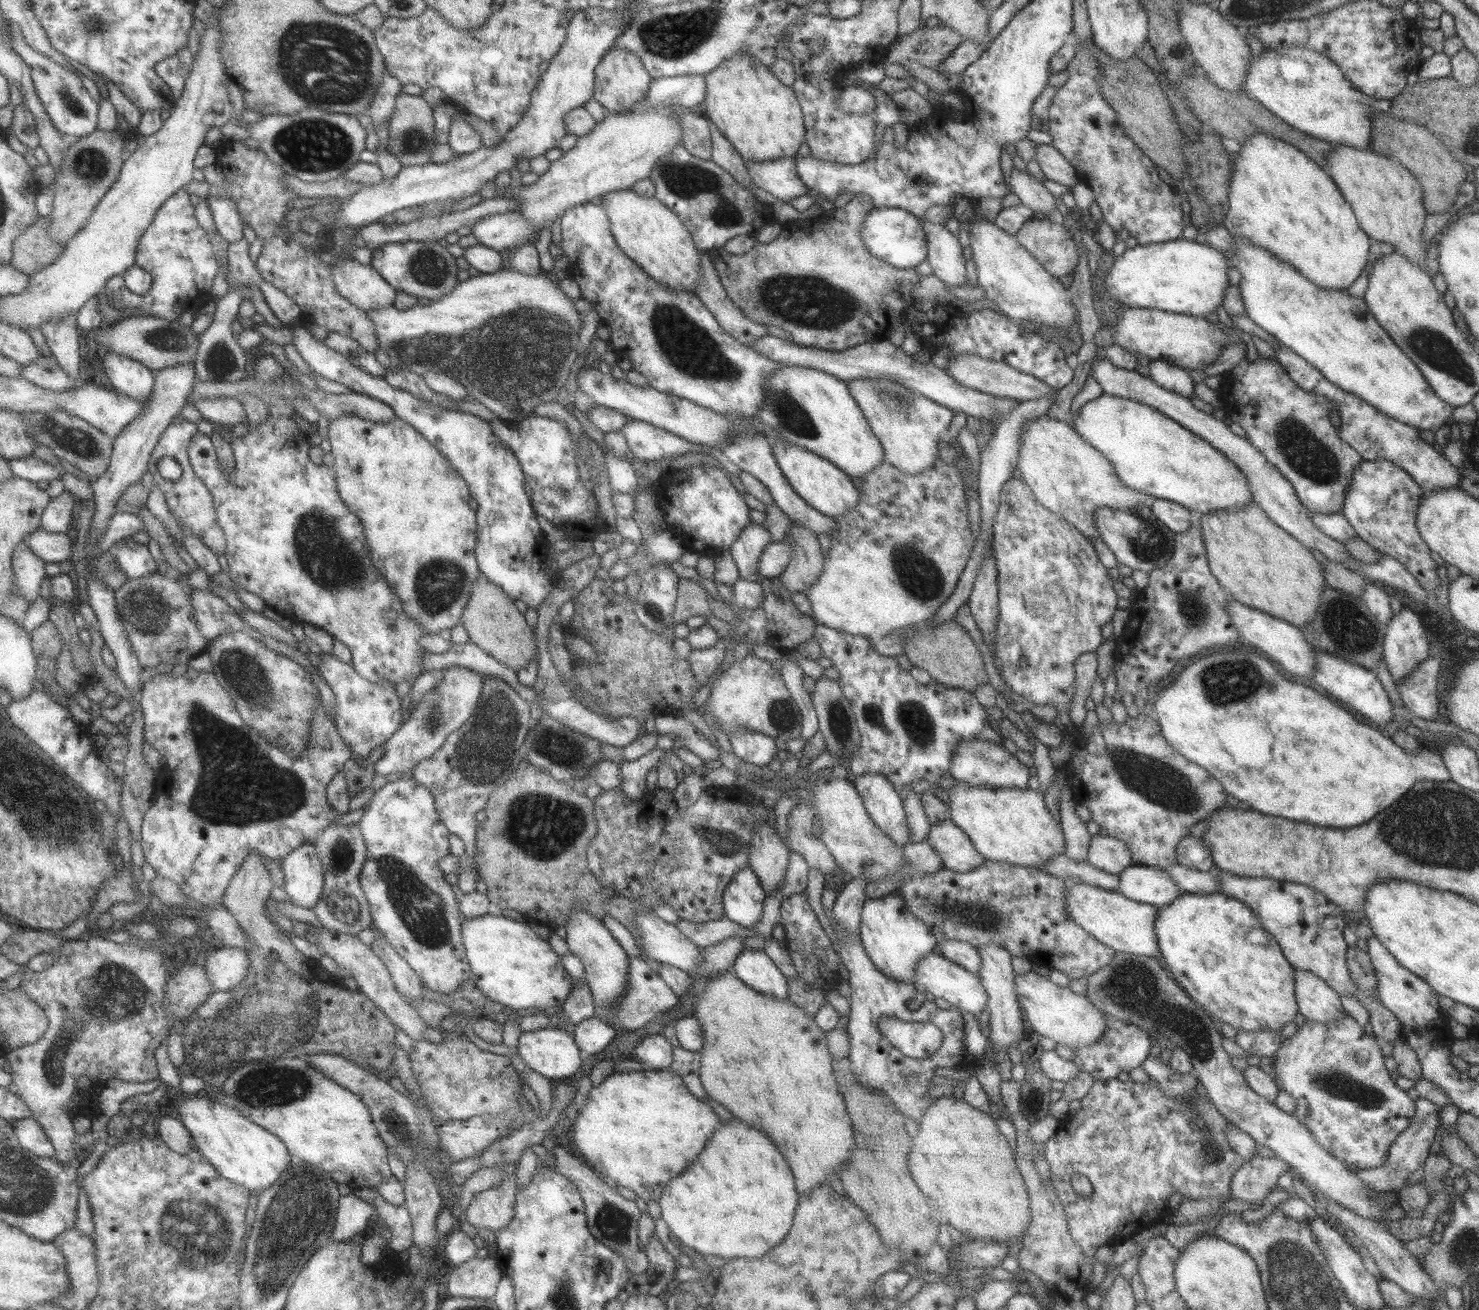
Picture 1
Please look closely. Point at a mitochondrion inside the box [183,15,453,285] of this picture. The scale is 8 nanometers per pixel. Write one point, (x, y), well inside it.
(341, 75)

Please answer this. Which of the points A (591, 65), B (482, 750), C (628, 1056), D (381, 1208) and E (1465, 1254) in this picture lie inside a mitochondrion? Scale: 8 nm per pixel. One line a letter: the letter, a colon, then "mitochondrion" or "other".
A: other
B: mitochondrion
C: other
D: other
E: mitochondrion

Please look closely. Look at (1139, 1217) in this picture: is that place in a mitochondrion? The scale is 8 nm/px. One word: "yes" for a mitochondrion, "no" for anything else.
no

